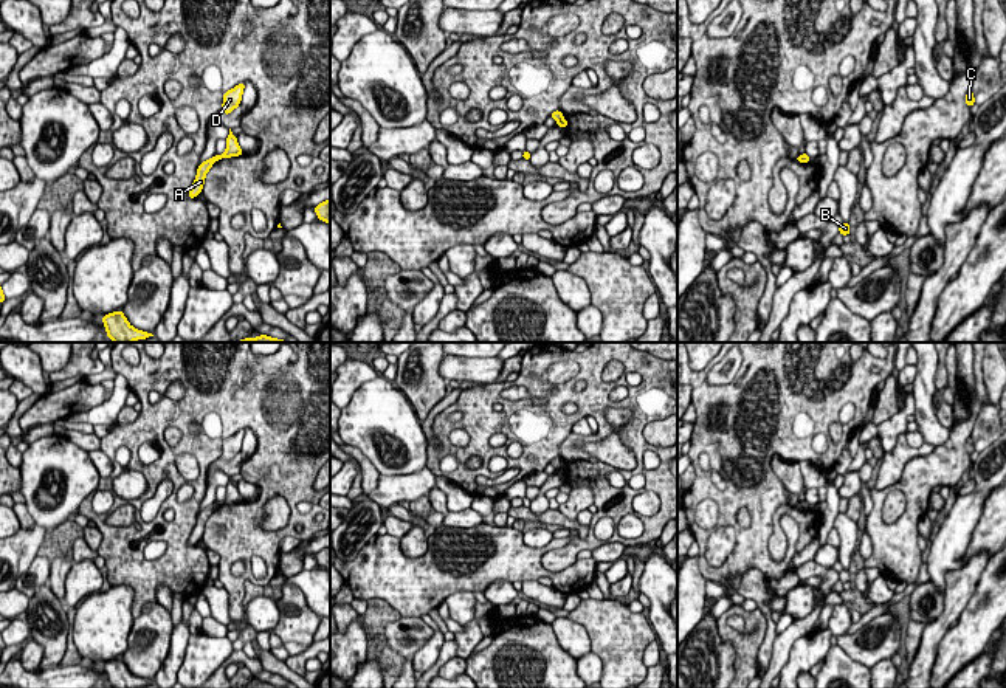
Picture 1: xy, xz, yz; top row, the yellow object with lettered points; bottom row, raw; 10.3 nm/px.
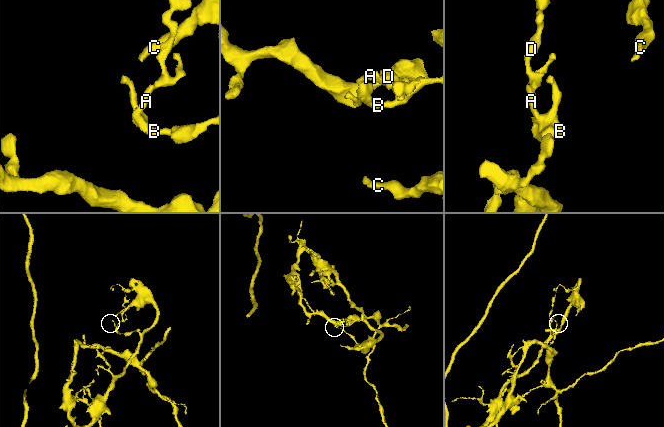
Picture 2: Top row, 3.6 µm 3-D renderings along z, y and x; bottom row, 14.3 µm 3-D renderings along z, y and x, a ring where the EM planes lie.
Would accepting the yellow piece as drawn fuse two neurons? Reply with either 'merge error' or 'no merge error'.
merge error

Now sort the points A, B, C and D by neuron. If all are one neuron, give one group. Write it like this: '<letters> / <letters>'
A B C / D

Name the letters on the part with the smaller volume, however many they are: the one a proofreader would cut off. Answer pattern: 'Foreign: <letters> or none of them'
Foreign: D

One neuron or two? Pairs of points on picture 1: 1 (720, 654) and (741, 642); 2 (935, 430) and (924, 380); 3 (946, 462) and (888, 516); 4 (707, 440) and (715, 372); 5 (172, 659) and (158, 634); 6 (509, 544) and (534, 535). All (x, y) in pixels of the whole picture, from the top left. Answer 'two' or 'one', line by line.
1: two
2: one
3: two
4: two
5: two
6: two

